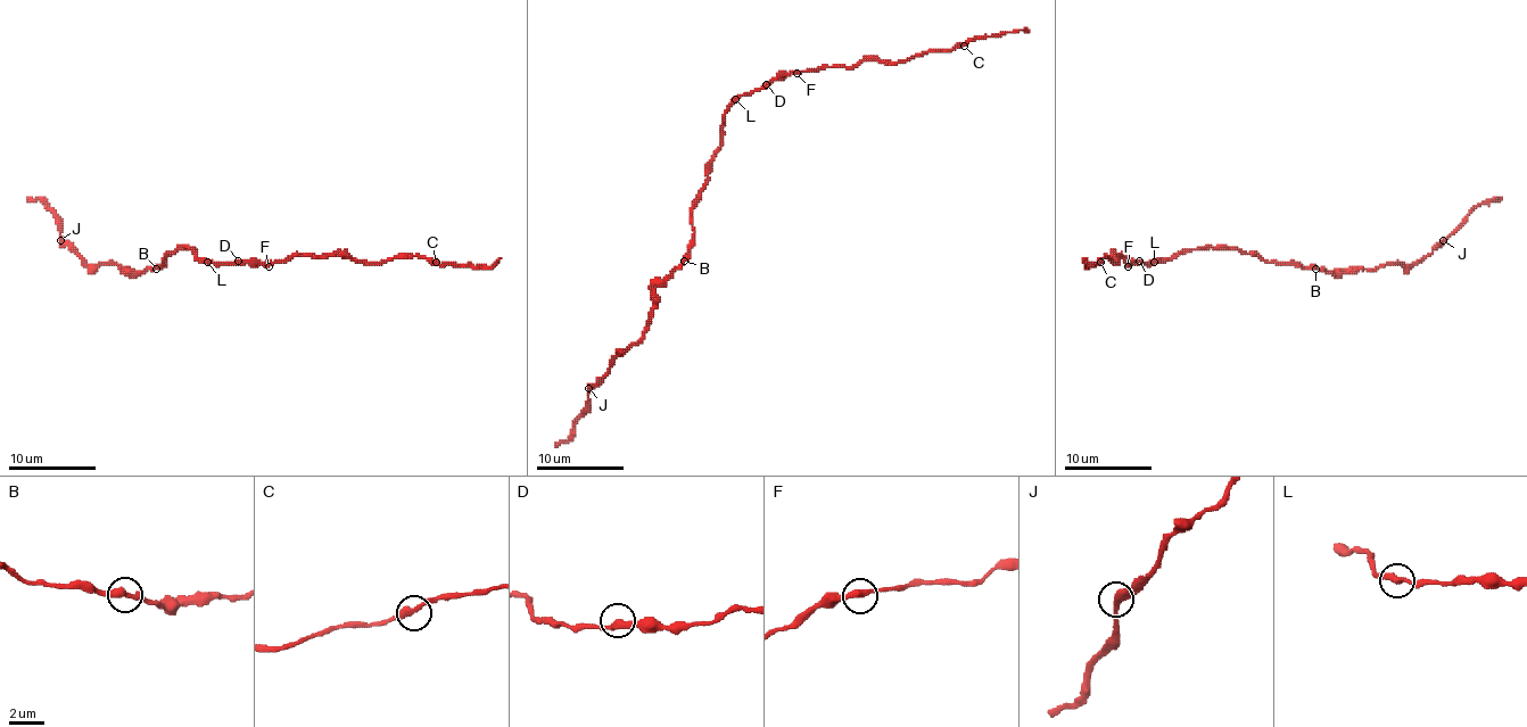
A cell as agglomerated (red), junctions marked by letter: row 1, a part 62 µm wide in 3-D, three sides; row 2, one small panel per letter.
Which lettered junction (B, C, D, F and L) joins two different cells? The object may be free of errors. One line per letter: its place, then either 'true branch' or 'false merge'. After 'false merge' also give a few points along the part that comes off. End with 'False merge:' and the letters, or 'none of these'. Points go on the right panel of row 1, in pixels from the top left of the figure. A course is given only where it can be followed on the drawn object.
B: place (1315, 269); true branch
C: place (1100, 262); true branch
D: place (1139, 261); true branch
F: place (1128, 266); true branch
L: place (1154, 262); true branch
False merge: none of these

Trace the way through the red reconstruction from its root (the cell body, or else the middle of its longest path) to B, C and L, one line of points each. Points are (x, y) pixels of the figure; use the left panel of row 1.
B: (186, 247), (171, 254), (164, 264), (156, 269)
C: (186, 247), (209, 262), (273, 262), (295, 256), (351, 256), (369, 262), (420, 256), (436, 262)
L: (186, 247), (207, 262)

